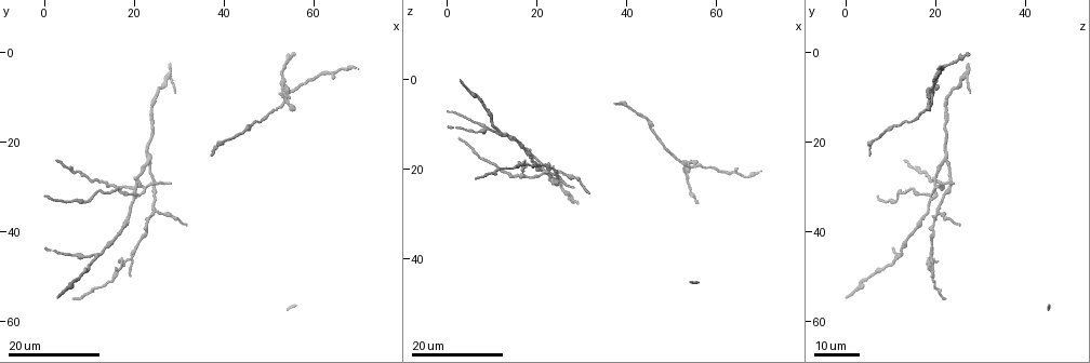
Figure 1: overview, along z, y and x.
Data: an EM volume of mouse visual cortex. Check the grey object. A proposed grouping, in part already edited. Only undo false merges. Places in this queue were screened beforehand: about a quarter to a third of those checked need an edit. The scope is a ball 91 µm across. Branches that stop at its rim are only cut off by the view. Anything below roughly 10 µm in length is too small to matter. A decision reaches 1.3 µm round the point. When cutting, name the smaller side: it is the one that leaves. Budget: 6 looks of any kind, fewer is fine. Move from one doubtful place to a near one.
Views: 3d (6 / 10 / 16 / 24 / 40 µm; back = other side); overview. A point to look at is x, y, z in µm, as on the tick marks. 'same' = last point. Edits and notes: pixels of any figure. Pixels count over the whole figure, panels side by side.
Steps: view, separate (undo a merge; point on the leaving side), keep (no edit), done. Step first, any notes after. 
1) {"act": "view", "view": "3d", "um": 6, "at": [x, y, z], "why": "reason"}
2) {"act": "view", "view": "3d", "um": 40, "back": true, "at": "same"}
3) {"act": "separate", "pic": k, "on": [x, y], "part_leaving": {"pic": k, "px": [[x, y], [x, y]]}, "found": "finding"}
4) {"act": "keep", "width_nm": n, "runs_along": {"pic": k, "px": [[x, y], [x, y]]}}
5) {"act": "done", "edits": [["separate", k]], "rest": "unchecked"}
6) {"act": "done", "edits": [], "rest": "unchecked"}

{"act": "view", "view": "3d", "um": 24, "at": [53.5, 9.0, 19.0], "why": "thin arm on a thick one"}

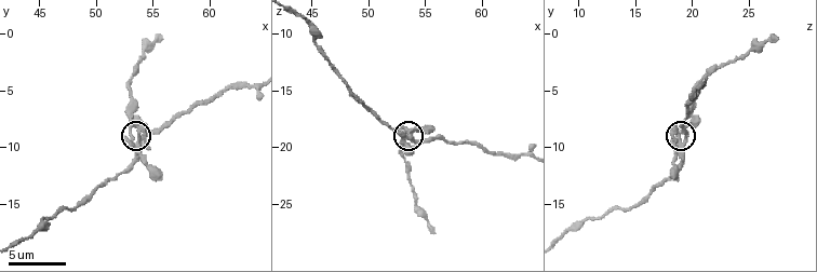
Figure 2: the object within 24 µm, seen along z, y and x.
{"act": "view", "view": "3d", "um": 10, "at": [53.8, 9.2, 19.2]}

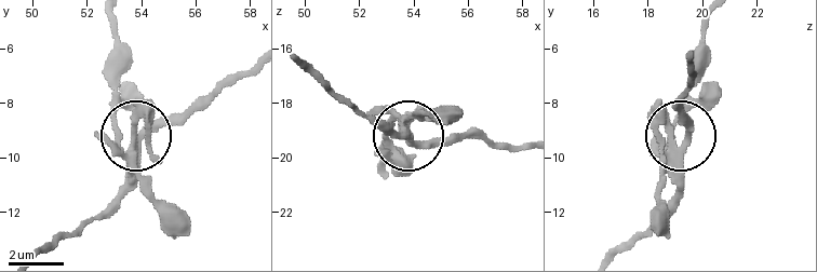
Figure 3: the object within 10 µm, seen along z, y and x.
{"act": "separate", "pic": 3, "on": [150, 124], "width_nm": 300, "part_leaving": {"pic": 3, "px": [[124, 155], [131, 174], [124, 188], [40, 250]]}, "found": "a second cell is stuck on"}

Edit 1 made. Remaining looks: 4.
{"act": "view", "view": "3d", "um": 24, "at": [23.0, 24.0, 22.5], "why": "three-way junction"}

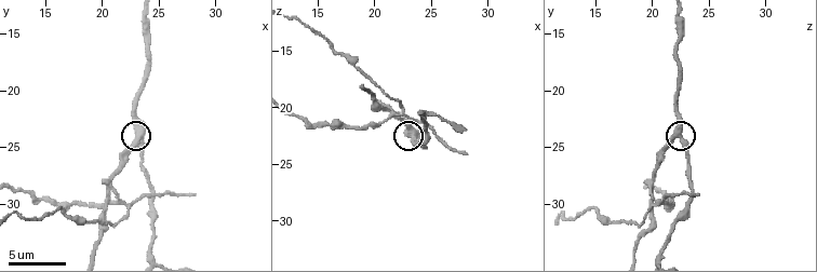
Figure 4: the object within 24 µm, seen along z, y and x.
{"act": "view", "view": "3d", "um": 6, "at": [23.6, 23.8, 22.4]}

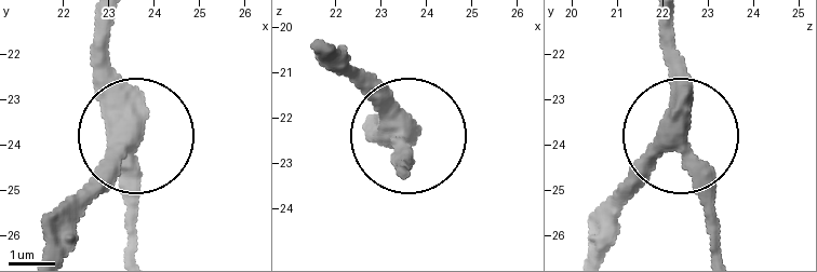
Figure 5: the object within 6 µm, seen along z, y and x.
{"act": "keep", "side_arm_um": 60, "runs_along": {"pic": 5, "px": [[315, 44], [407, 126], [412, 164]]}, "found": "all the same cell"}

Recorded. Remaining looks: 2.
{"act": "view", "view": "3d", "um": 24, "at": [24.5, 35.5, 20.5], "why": "a fork"}

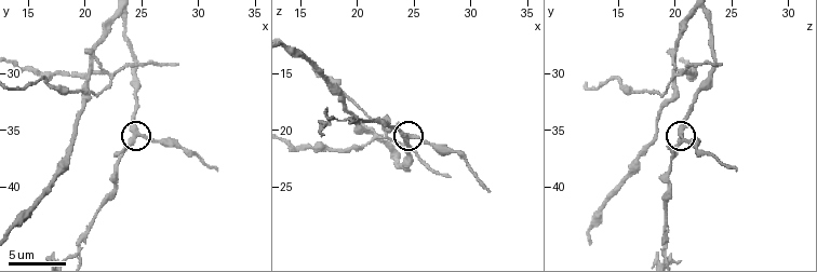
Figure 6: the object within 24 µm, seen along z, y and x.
{"act": "view", "view": "3d", "um": 6, "at": [24.6, 35.4, 20.4], "why": "zoom in"}

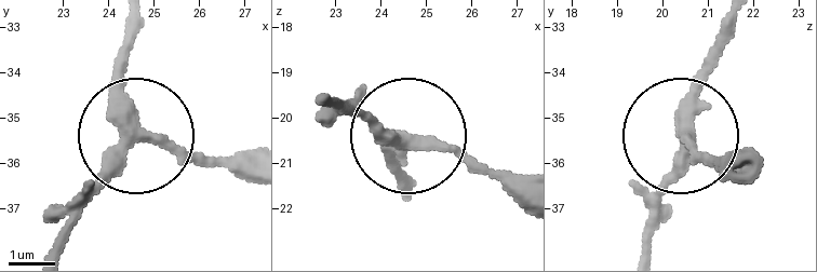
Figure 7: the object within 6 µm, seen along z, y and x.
{"act": "keep", "width_nm": 320, "runs_along": {"pic": 7, "px": [[734, 22], [653, 216]]}, "found": "one cell here"}

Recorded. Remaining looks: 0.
{"act": "done", "edits": [["separate", 3]], "rest": "unchecked"}

